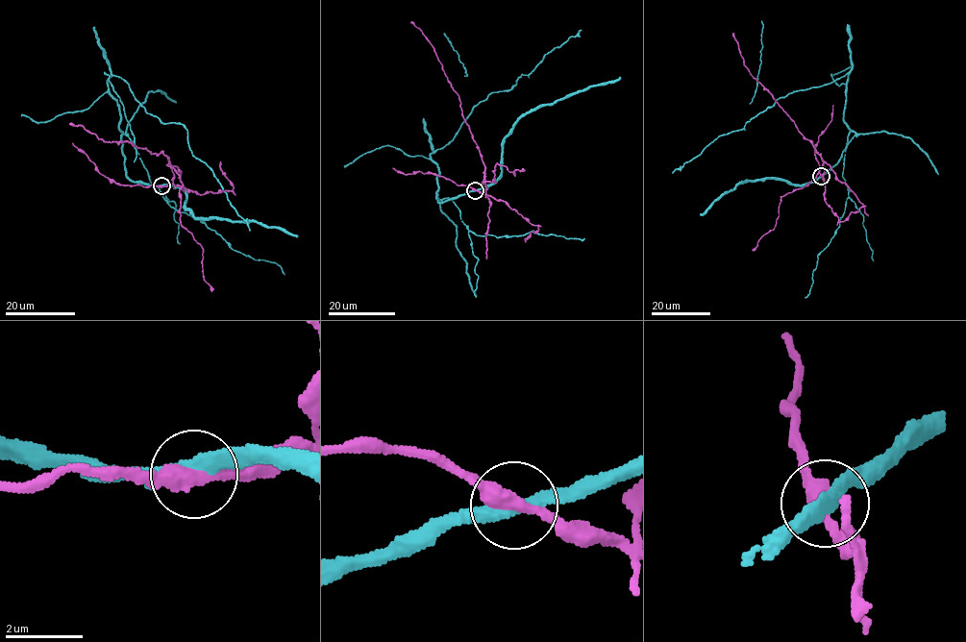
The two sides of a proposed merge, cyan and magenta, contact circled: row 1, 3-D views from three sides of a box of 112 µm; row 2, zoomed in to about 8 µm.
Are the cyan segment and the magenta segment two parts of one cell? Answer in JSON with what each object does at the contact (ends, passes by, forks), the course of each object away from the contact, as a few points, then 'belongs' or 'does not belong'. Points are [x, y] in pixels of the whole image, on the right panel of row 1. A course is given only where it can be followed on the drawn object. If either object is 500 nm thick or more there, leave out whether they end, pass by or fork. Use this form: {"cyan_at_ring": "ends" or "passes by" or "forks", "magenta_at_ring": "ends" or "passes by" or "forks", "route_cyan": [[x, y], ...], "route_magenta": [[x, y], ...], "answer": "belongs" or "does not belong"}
{"cyan_at_ring": "passes by", "magenta_at_ring": "passes by", "route_cyan": [[821, 176], [836, 163], [847, 142], [847, 74], [778, 99], [672, 173]], "route_magenta": [[821, 176], [824, 180], [821, 156], [769, 91], [754, 79], [746, 67], [732, 34]], "answer": "does not belong"}

